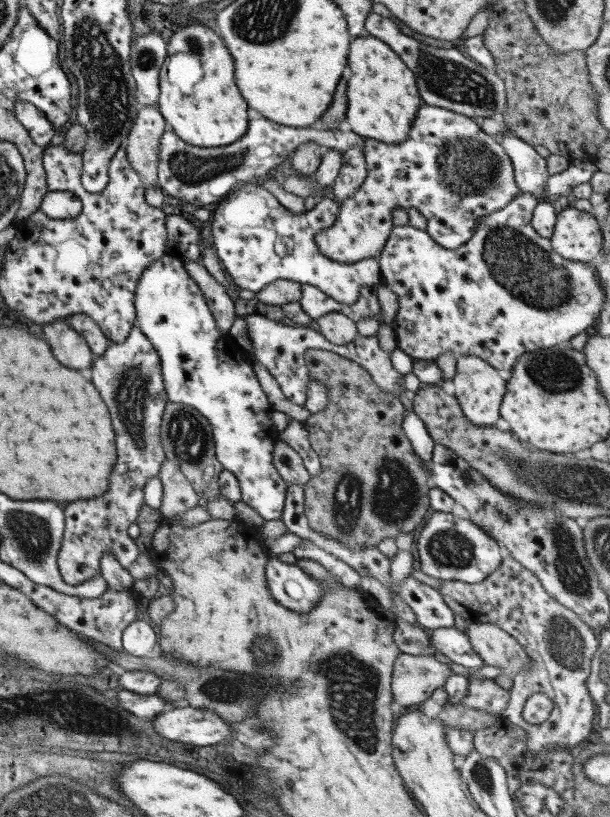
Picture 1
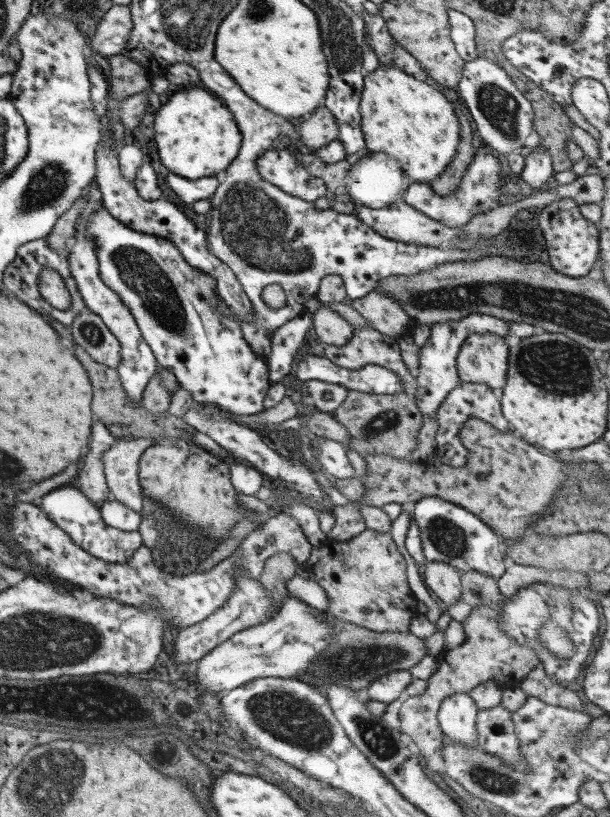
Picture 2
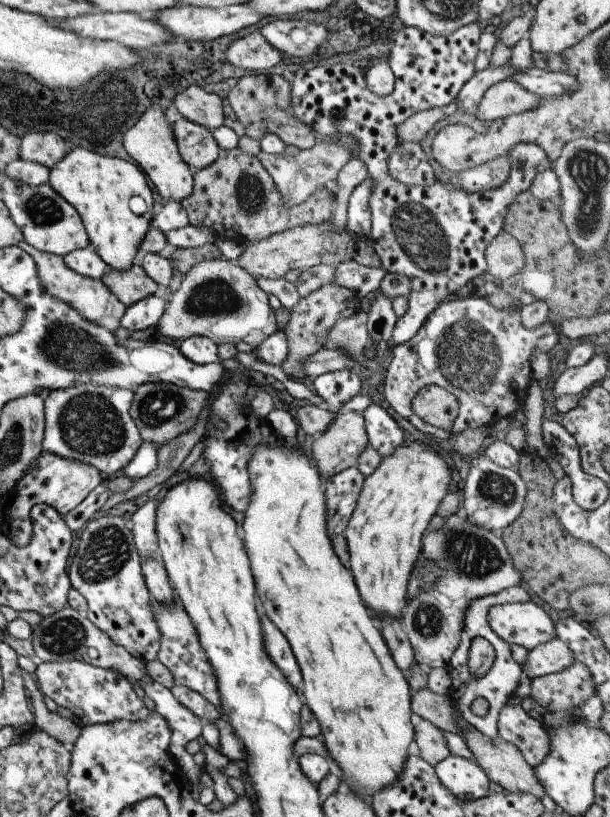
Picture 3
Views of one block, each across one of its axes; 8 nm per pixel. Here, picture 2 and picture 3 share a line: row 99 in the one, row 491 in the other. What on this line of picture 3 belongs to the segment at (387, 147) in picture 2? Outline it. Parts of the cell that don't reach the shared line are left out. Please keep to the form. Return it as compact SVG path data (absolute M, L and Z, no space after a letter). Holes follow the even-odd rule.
M407 437L405 444L398 446L390 456L382 457L378 468L370 476L365 477L344 536L358 592L362 596L364 606L368 606L374 612L374 616L386 614L390 618L401 618L402 610L407 603L406 594L410 577L414 573L418 558L422 556L422 537L427 532L442 498L448 494L451 473L450 465L442 455L428 444Z

